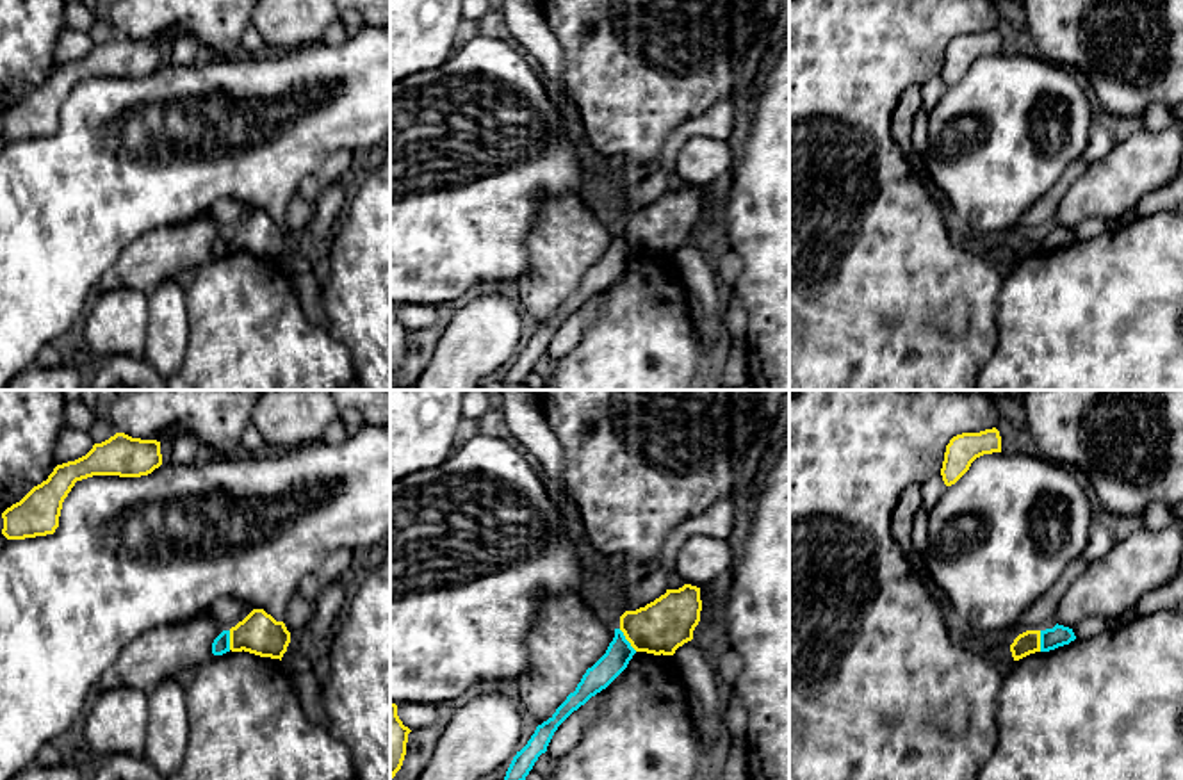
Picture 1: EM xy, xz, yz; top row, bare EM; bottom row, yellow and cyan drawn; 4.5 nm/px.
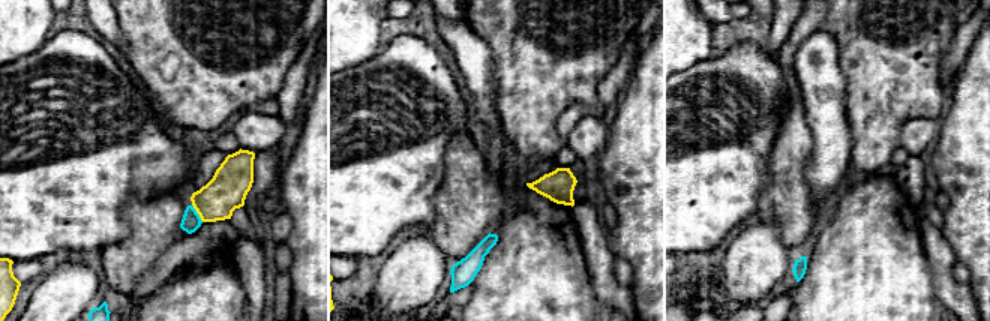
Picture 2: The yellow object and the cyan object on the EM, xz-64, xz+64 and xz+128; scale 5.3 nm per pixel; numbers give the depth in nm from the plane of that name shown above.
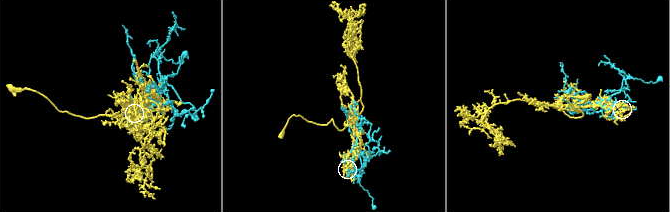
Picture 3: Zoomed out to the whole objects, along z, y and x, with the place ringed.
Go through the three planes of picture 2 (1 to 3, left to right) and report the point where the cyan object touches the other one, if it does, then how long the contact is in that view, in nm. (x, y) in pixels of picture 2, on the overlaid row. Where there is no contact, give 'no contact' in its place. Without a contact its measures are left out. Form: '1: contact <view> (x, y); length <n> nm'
1: contact xz-64 (197, 212); length 110 nm
2: no contact
3: no contact

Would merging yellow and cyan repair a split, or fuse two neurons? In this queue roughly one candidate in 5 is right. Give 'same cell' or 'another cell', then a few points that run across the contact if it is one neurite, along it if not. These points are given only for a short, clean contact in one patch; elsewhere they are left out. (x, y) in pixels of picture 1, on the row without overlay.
another cell | xz (619, 230), (636, 251)

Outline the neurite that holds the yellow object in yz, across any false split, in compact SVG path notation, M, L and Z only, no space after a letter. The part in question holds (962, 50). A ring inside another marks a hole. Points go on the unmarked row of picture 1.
M996 28L953 37L946 46L941 69L944 85L955 85L976 59L992 53L1001 53L1001 37Z

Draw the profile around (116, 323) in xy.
M128 287L96 292L94 305L86 312L84 322L84 342L89 360L102 362L116 354L143 358L146 337L148 337L148 296Z

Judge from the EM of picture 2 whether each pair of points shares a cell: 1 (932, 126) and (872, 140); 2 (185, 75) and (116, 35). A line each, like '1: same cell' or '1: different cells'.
1: different cells
2: different cells

